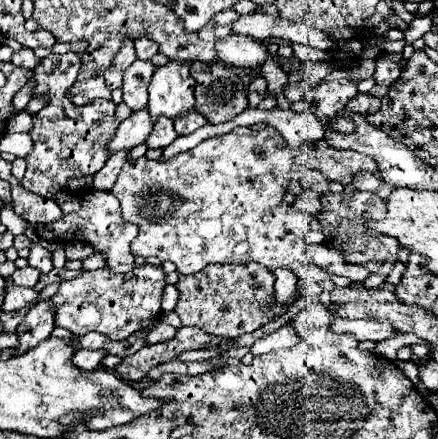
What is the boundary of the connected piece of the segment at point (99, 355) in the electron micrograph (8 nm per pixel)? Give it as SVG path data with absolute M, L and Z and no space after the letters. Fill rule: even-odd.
M79 348L73 356L73 364L81 370L95 370L101 366L101 360L107 356L105 350L83 350Z

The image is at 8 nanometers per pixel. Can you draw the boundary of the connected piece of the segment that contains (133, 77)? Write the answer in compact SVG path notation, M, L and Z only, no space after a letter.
M135 60L135 64L131 64L131 68L127 68L127 72L125 72L123 102L133 112L139 112L147 106L147 86L153 76L153 70L155 70L155 66L151 62Z

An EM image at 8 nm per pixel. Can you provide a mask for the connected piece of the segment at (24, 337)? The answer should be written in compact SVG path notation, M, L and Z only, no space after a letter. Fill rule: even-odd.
M51 300L37 302L25 316L21 328L19 328L19 348L17 352L27 352L39 342L47 340L55 328L55 304Z

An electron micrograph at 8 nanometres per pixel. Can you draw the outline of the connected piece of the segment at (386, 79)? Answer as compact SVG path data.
M387 54L377 58L377 68L375 68L375 82L377 84L391 84L401 76L401 68L399 64L395 64L393 60L389 60Z

